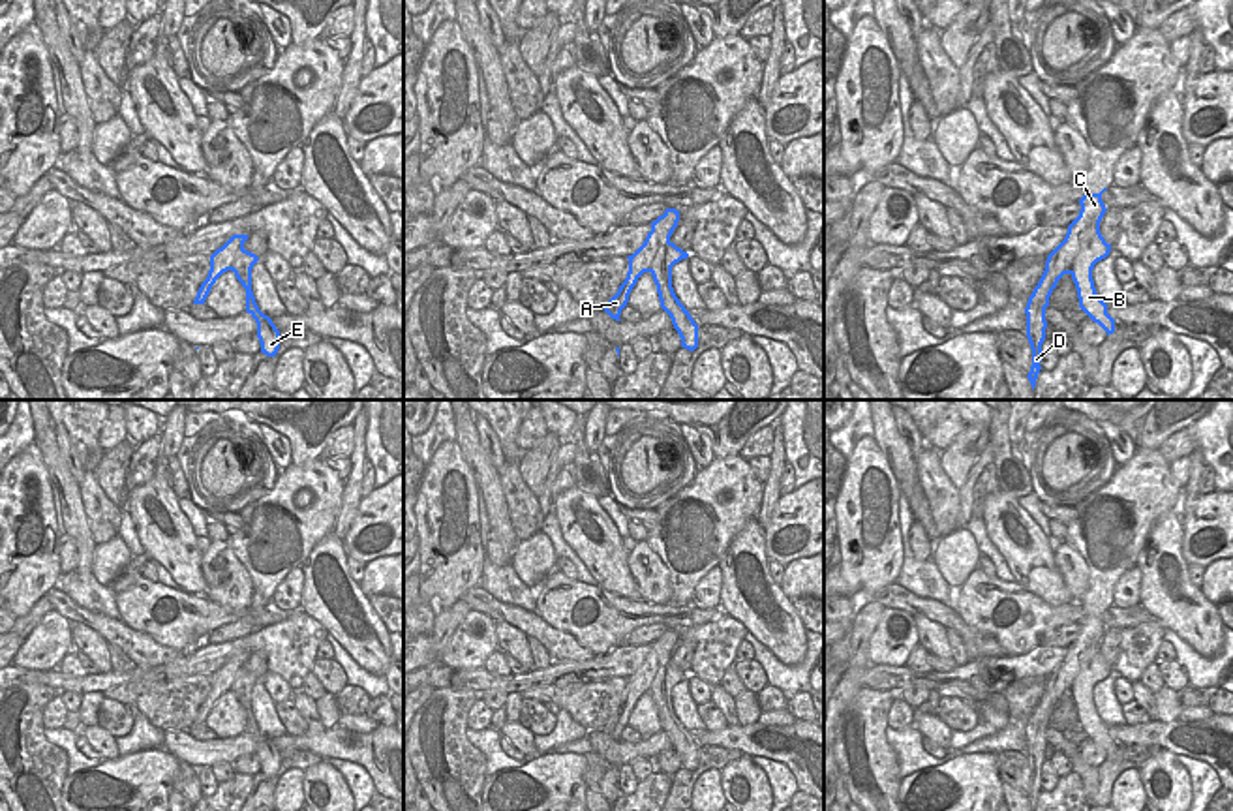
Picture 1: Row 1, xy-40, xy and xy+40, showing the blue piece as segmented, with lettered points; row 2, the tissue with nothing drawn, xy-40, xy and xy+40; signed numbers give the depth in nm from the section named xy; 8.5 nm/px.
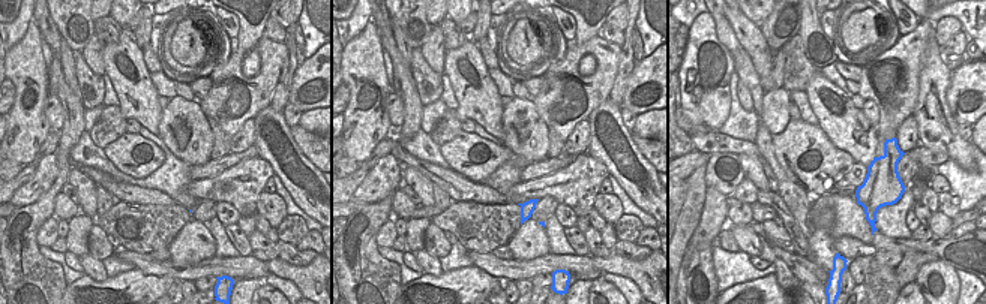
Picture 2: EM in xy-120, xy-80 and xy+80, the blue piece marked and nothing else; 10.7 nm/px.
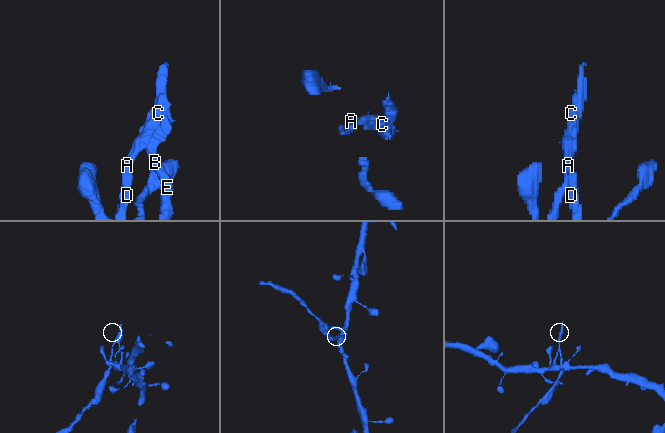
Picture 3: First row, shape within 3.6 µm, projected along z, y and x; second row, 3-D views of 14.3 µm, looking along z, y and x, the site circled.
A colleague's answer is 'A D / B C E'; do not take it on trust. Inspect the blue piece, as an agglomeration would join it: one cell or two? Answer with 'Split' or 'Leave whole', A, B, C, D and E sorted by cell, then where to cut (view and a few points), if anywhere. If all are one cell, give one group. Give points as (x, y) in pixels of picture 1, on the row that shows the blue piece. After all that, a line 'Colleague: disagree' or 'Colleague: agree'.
Split. Groups: A D / B C E. Split along xy+40 (1044, 271), (1055, 286).
Colleague: agree

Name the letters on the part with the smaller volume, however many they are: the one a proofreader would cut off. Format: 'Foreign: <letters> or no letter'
Foreign: A, D

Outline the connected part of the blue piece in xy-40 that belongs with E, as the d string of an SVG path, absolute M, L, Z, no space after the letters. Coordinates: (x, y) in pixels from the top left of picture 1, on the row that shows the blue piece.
M233 235L221 248L218 248L210 255L210 270L206 278L210 278L214 285L223 272L235 272L236 280L246 289L246 312L257 323L261 353L265 353L266 357L276 357L280 349L280 330L276 329L272 319L259 310L255 302L251 291L251 268L259 261L259 257L244 248L246 240L248 235Z

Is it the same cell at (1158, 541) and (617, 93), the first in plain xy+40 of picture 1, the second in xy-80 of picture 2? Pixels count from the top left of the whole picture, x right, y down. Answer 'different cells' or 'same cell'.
different cells

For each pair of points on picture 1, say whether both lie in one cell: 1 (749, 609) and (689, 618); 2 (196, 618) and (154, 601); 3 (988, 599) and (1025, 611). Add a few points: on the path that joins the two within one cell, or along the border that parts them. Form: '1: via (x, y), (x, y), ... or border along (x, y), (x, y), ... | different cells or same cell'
1: border along (719, 607), (725, 612) | different cells
2: via (184, 611), (173, 596), (166, 596) | same cell
3: via (997, 599), (1010, 597), (1016, 603) | same cell

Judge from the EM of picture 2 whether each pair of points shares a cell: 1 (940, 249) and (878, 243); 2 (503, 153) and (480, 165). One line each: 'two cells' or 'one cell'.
1: one cell
2: one cell

